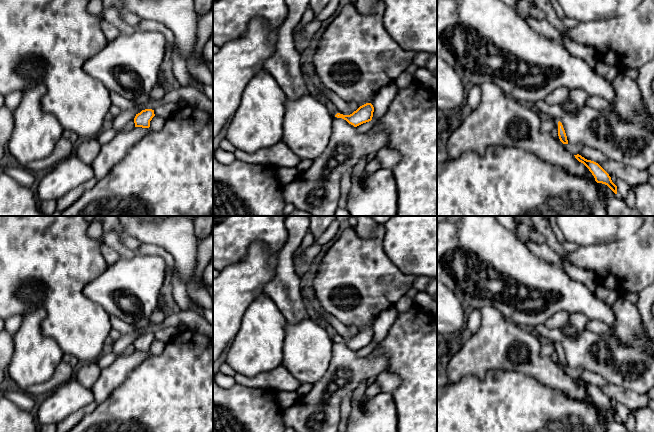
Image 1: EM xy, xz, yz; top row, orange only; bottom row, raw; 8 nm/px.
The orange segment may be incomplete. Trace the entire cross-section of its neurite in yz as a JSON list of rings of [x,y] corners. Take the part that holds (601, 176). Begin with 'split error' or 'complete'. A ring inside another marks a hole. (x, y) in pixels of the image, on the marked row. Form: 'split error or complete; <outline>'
complete; [[[579,154],[574,156],[589,169],[597,183],[607,185],[615,194],[617,194],[617,186],[612,182],[609,174],[598,163],[587,160]]]

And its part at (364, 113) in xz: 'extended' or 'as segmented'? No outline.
extended

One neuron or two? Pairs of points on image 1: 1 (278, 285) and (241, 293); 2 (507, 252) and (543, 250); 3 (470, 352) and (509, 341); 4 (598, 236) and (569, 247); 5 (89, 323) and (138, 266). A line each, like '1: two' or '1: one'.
1: two
2: two
3: one
4: two
5: two

